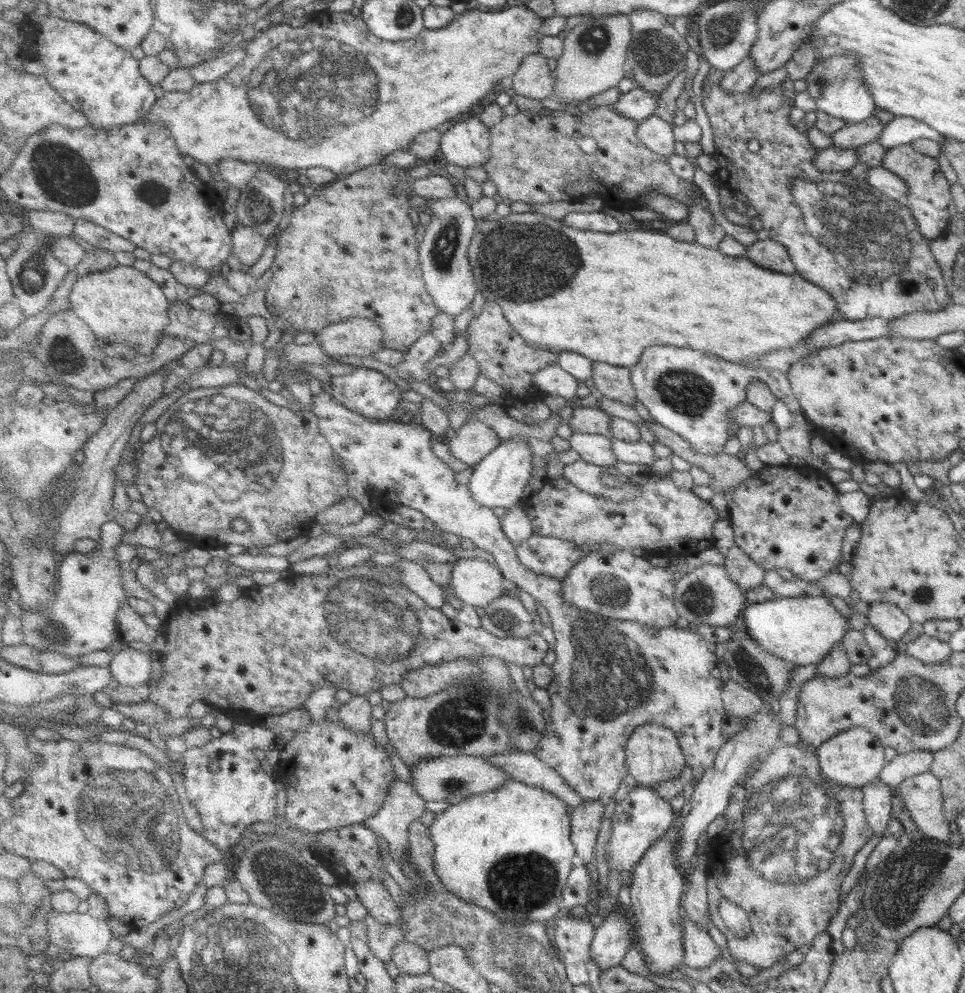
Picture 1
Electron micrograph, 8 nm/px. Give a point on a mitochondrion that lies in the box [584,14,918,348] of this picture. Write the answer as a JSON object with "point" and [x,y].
{"point":[656,53]}

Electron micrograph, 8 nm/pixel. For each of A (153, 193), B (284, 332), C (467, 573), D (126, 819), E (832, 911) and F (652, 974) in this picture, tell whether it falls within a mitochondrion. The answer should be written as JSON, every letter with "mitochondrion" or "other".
{"A":"mitochondrion","B":"other","C":"other","D":"mitochondrion","E":"other","F":"other"}

